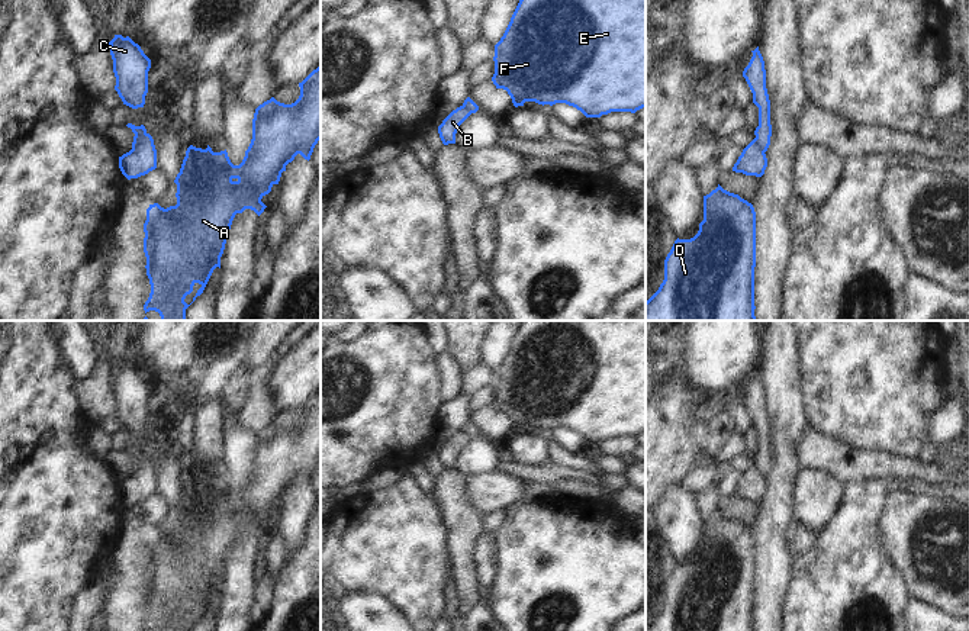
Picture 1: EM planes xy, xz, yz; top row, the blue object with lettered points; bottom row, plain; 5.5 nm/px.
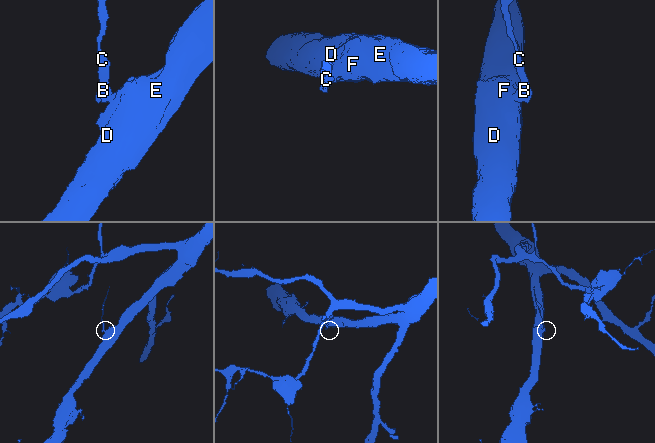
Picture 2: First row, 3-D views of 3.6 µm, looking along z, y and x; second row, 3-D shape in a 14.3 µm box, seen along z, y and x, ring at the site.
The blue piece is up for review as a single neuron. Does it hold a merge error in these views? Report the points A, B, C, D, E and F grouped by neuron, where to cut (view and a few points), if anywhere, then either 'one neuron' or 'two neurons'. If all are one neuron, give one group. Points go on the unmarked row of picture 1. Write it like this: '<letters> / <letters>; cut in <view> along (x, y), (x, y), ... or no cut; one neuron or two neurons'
A D E F / B C; cut in xy along (145, 457), (132, 475); two neurons

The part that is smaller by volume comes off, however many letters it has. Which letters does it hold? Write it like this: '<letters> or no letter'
B, C

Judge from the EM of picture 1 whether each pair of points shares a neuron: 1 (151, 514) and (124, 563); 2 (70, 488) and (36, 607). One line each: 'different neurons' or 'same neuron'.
1: different neurons
2: same neuron

